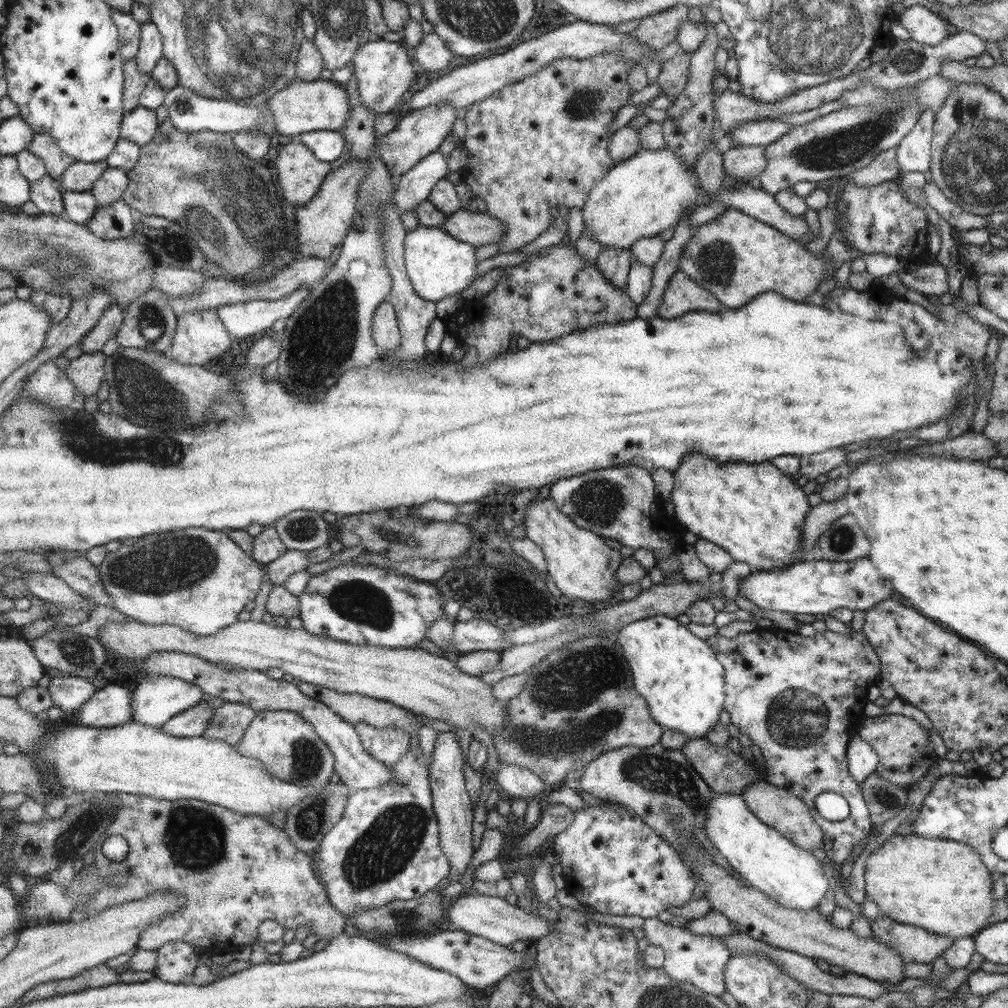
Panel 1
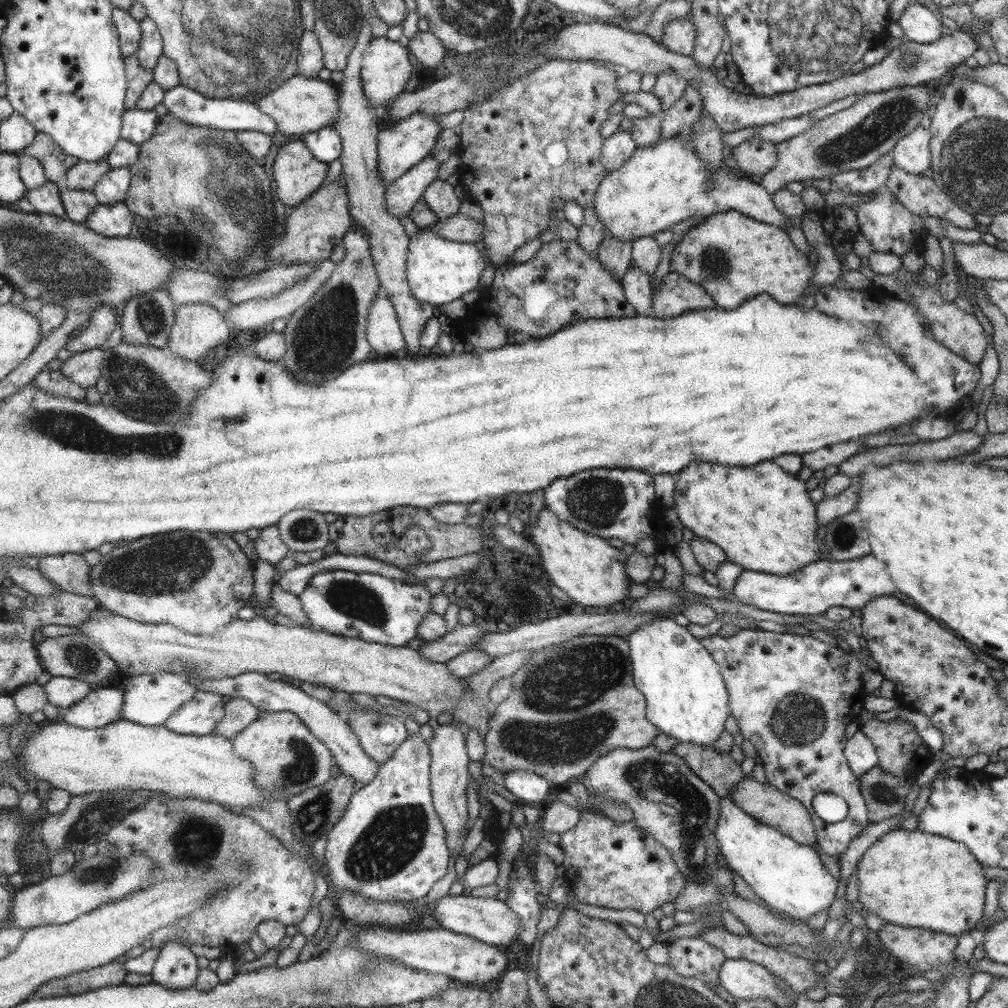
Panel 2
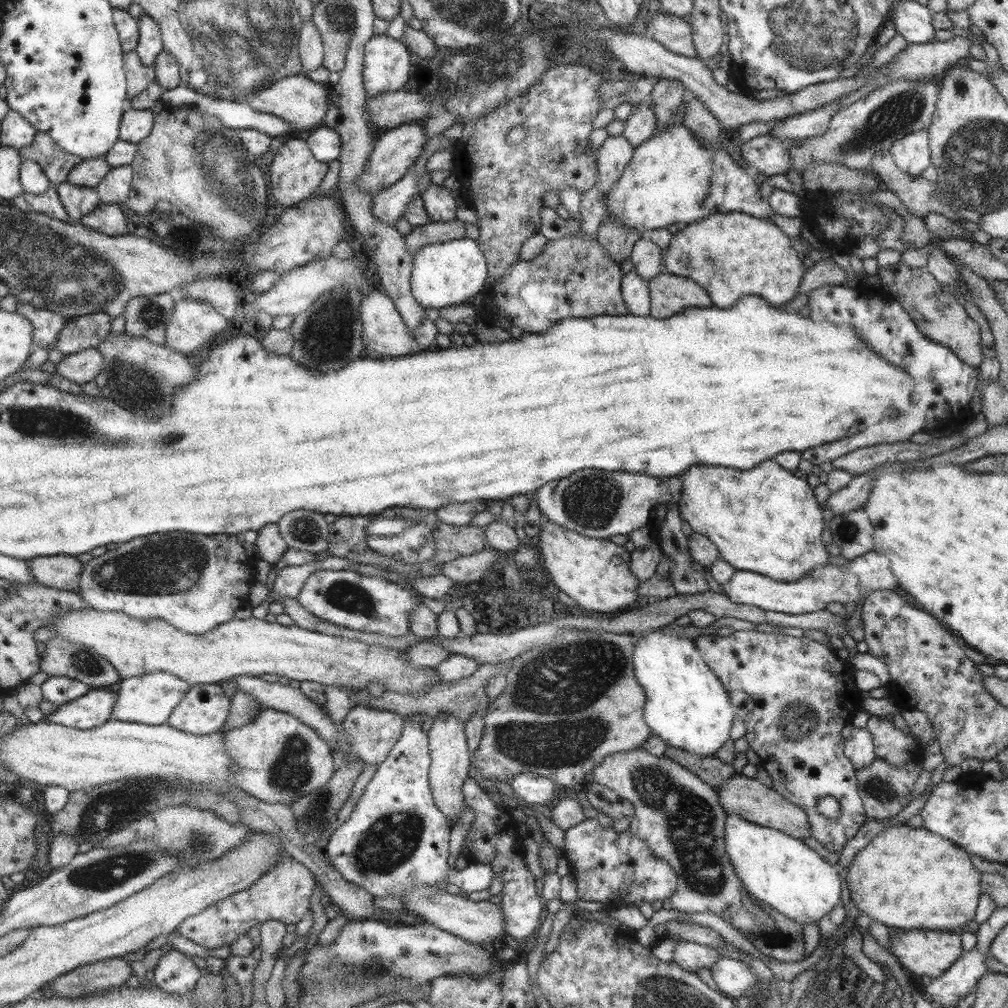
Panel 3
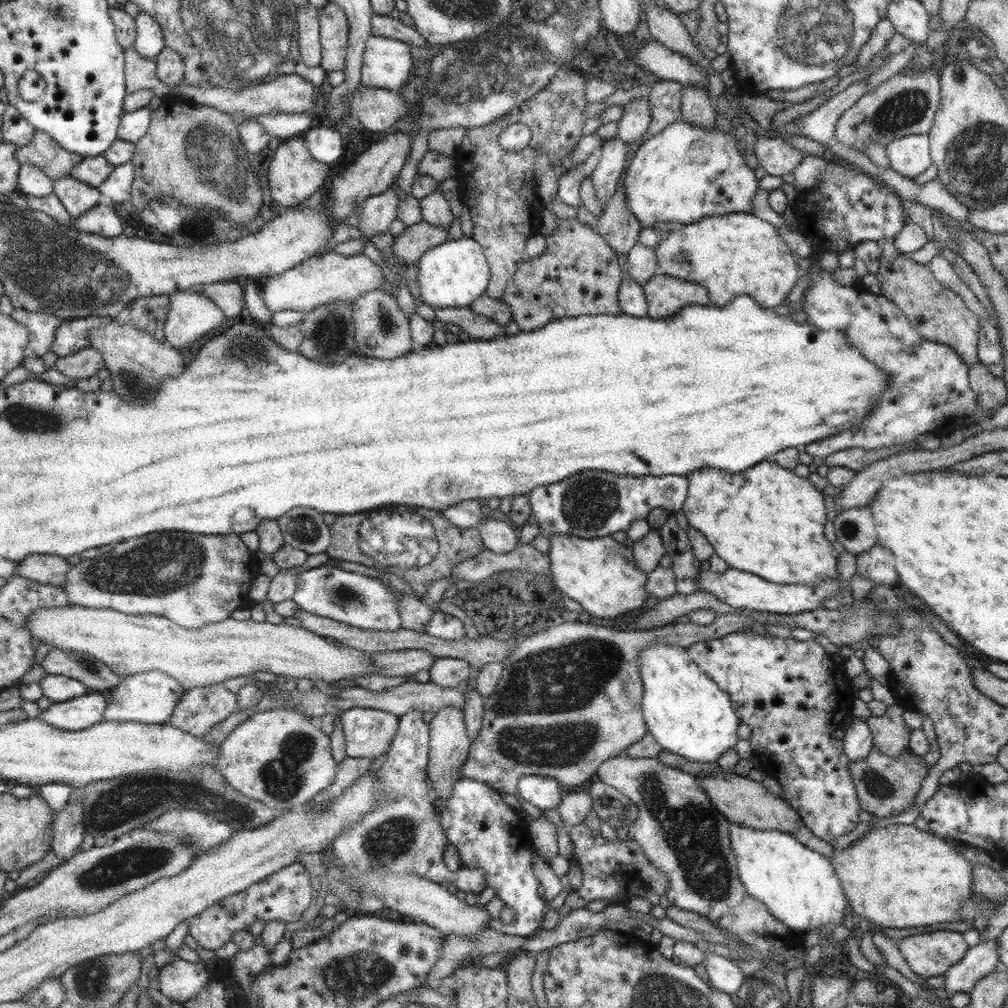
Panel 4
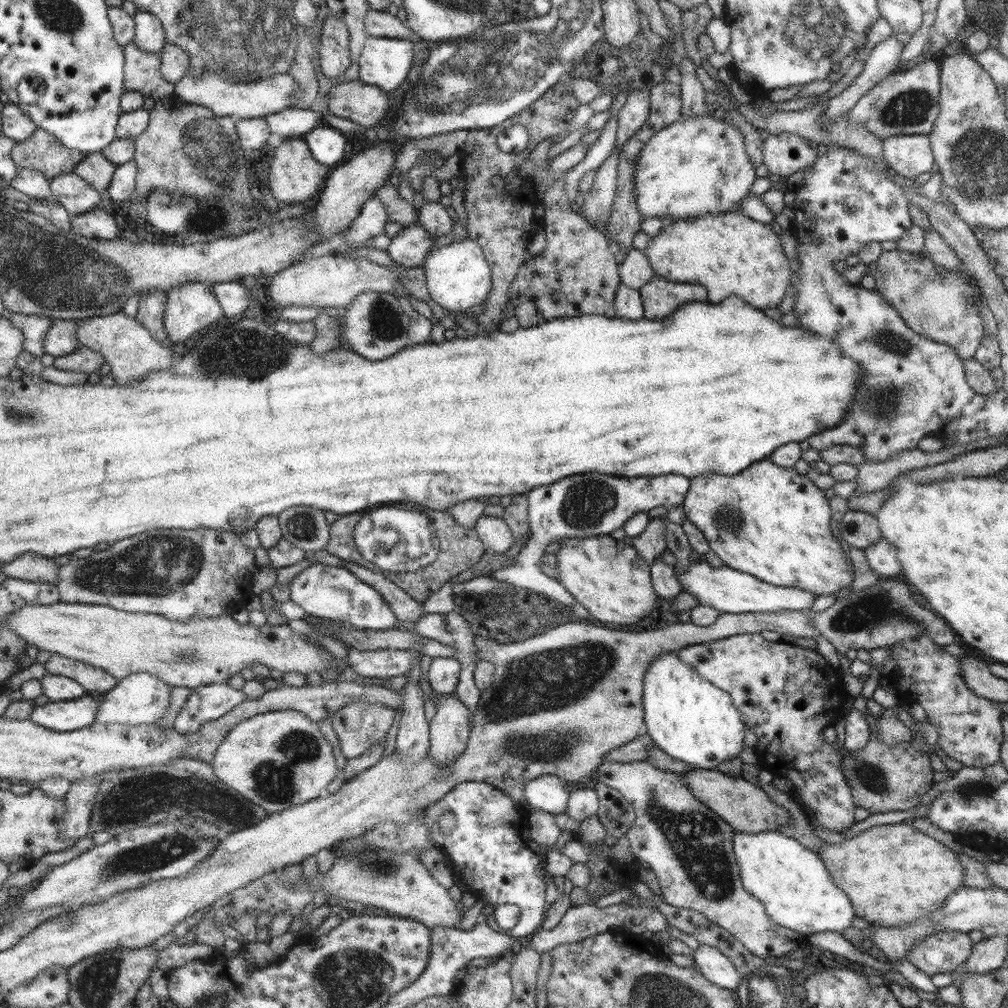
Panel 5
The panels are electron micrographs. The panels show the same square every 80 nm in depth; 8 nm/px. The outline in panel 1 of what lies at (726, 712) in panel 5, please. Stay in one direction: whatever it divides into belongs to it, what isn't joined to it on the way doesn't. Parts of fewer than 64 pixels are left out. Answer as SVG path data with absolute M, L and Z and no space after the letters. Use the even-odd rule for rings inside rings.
M659 614L623 626L611 639L621 648L633 676L635 691L646 700L650 717L659 726L676 730L689 739L704 738L709 730L713 730L719 720L721 706L724 706L721 694L724 692L725 675L717 656L711 651L710 644L689 634L689 630L673 620L673 616Z

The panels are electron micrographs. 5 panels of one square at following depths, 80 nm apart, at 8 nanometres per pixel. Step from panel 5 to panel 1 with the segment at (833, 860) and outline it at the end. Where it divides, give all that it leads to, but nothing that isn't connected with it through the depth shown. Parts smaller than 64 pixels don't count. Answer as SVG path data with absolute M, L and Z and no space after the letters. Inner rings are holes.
M891 835L870 852L863 870L865 899L878 906L880 914L895 922L918 926L933 934L955 940L973 937L991 914L991 877L977 851L965 843L947 839L921 838L919 835Z

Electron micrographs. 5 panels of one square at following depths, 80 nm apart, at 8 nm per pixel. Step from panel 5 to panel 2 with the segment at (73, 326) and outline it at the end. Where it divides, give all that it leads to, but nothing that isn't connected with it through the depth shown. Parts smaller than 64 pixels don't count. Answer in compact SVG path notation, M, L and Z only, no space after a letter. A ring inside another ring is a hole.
M103 304L98 306L90 316L89 324L79 332L76 332L66 344L66 349L73 355L93 349L101 349L109 340L111 332L117 328L117 322L121 322L110 306Z

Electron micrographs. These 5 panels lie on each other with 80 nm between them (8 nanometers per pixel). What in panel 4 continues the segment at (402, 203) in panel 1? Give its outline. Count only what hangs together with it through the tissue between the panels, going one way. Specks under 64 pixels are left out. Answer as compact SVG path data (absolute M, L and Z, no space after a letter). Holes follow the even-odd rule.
M390 189L385 193L368 197L361 206L362 221L356 226L359 232L368 239L386 233L389 224L395 220L397 204L399 199Z

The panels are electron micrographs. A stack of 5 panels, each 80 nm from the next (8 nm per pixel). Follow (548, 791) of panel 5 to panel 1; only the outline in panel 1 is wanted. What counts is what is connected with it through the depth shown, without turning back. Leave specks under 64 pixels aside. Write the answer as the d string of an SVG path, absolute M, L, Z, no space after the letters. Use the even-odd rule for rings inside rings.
M499 765L496 769L498 771L495 780L505 791L508 799L524 798L525 800L528 800L529 798L535 798L534 794L537 794L537 792L542 792L544 795L546 791L549 790L538 775L526 770L525 768L520 768L517 765Z

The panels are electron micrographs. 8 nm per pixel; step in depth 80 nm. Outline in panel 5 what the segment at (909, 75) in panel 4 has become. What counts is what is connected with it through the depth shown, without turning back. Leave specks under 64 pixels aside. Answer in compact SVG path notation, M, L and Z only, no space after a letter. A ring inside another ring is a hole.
M921 58L903 70L895 71L880 80L873 88L863 93L847 112L850 123L863 125L877 140L895 135L929 135L940 113L941 66L938 59Z

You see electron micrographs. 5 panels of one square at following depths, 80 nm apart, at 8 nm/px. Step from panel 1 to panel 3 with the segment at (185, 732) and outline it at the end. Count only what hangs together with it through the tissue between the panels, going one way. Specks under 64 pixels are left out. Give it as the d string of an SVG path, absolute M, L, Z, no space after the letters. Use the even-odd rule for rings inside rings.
M195 685L179 705L167 723L176 729L205 736L218 732L226 721L230 698L218 685Z

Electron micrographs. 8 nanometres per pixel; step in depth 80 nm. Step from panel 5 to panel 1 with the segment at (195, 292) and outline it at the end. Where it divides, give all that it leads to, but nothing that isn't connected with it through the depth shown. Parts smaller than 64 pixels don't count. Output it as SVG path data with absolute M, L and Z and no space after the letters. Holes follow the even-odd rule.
M212 309L184 312L178 317L169 354L180 363L205 364L227 350L231 342L232 336Z

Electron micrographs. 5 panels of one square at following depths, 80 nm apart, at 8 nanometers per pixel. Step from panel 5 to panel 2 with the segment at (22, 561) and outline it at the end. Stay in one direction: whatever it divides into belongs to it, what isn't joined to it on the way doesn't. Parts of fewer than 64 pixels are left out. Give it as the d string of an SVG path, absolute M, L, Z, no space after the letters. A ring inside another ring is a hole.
M79 553L38 557L38 569L60 590L84 597L94 596L90 572L92 567Z

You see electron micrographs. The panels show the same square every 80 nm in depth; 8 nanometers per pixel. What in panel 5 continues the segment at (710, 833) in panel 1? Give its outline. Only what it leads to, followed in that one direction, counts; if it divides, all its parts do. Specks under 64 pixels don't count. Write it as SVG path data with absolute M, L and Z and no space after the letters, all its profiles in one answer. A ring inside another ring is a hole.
M776 830L757 834L735 832L733 851L741 870L742 886L763 904L771 922L794 930L804 938L820 932L843 932L851 926L851 920L856 914L850 900L831 882L826 865L818 854L805 848L795 837L789 838L787 835L779 834Z

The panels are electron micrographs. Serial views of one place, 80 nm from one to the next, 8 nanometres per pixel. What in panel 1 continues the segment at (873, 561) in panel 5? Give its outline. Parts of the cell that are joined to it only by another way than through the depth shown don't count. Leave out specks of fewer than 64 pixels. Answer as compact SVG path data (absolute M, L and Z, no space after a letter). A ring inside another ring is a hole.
M863 557L849 562L808 558L781 570L751 571L738 584L738 590L743 593L743 598L762 611L828 615L835 608L869 610L876 602L889 599L893 588L887 584L875 564Z

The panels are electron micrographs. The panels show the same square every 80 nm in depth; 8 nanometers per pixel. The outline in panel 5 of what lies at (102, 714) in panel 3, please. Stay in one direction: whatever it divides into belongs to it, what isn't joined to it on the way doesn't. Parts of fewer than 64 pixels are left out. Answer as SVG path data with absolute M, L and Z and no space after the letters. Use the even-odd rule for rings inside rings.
M88 695L71 701L49 701L36 706L30 719L55 732L71 732L93 725L100 702Z

